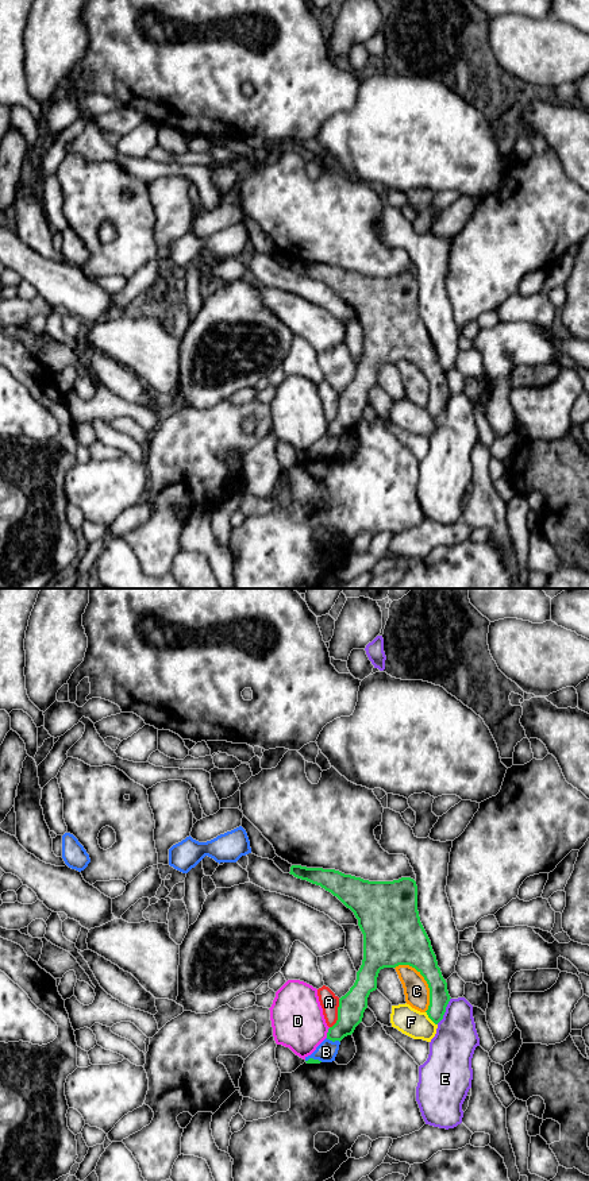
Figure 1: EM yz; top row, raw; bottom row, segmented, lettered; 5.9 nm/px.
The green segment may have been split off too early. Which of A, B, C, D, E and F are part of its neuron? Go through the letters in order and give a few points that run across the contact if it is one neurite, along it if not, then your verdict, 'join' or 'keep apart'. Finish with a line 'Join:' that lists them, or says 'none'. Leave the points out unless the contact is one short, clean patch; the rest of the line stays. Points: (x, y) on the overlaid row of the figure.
A: line yz (339, 999), (337, 1019), (330, 1027); keep apart
B: line yz (326, 1038), (339, 1042); keep apart
C: keep apart
D: line yz (330, 1027), (326, 1037); keep apart
E: keep apart
F: line yz (426, 1011), (437, 1025); keep apart
Join: none

